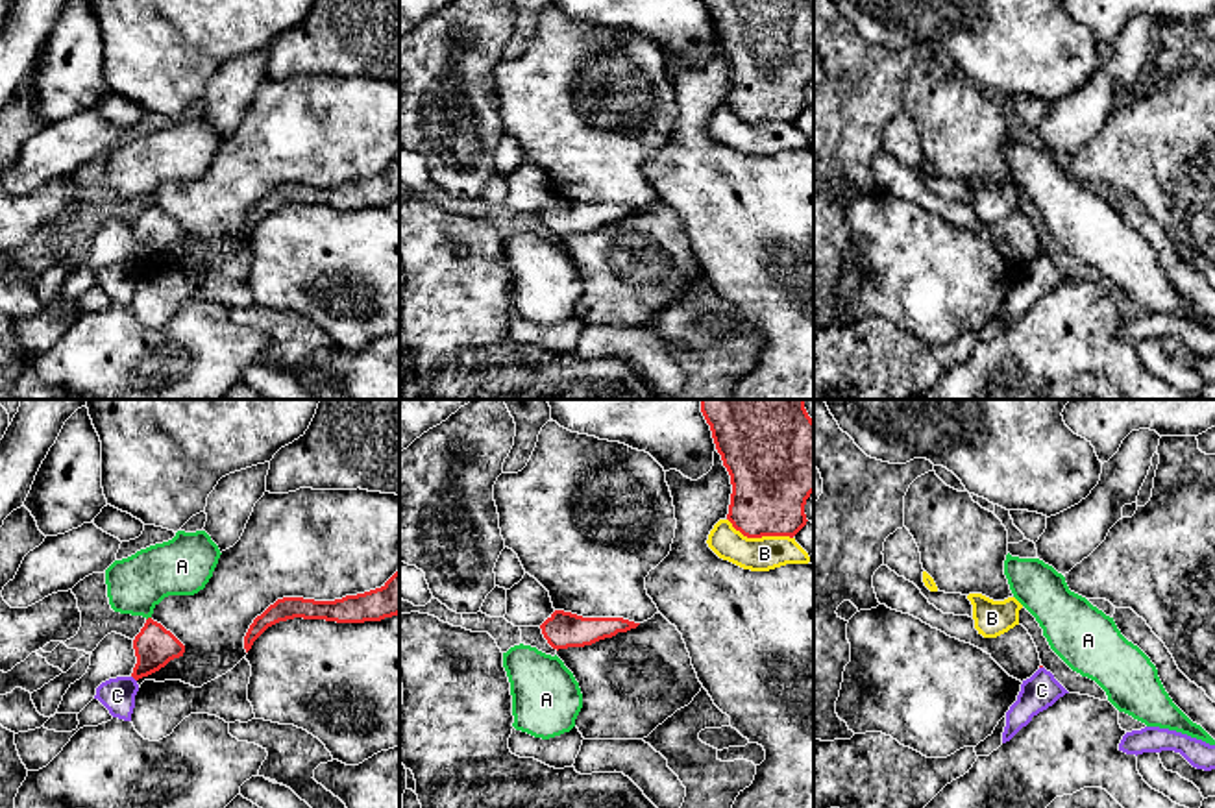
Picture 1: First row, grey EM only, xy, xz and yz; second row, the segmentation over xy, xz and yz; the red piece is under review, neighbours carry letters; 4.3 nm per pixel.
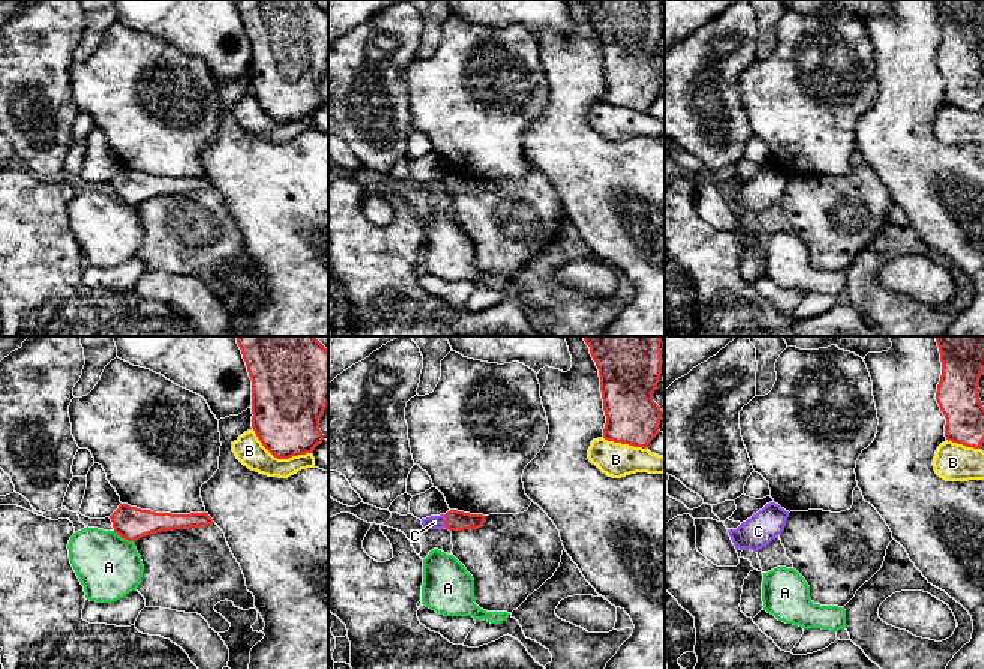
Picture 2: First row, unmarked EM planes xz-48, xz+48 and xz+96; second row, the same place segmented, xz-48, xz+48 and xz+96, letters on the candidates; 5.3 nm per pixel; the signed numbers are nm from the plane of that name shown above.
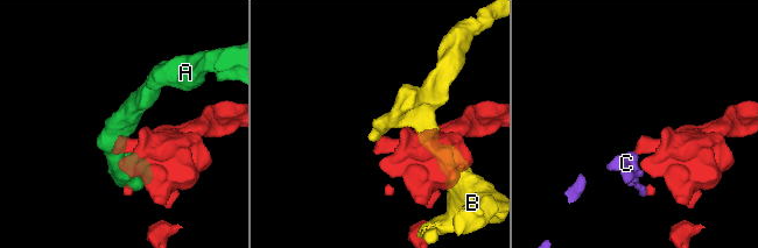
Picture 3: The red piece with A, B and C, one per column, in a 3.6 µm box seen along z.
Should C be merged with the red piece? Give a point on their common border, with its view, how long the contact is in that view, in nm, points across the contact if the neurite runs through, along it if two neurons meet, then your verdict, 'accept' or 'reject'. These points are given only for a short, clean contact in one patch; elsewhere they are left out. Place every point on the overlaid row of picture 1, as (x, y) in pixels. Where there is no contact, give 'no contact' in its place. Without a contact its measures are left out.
contact xy (134, 677); length 40 nm; border xy (132, 675), (135, 681); reject

